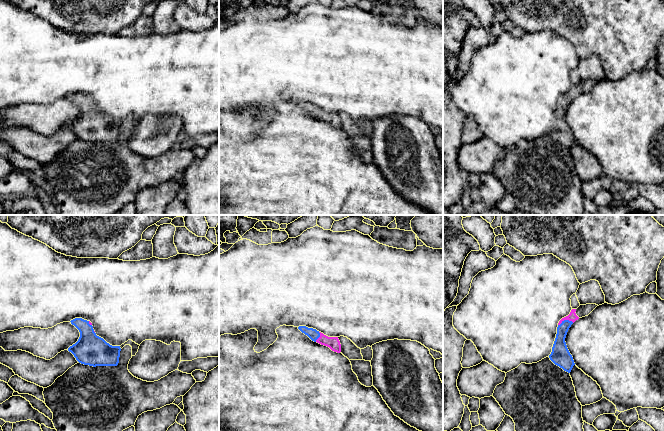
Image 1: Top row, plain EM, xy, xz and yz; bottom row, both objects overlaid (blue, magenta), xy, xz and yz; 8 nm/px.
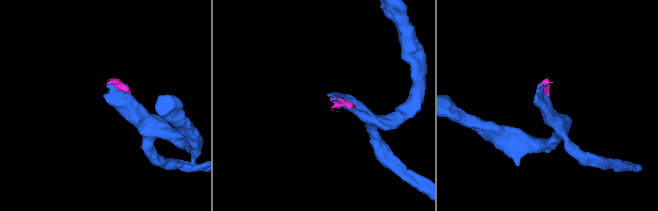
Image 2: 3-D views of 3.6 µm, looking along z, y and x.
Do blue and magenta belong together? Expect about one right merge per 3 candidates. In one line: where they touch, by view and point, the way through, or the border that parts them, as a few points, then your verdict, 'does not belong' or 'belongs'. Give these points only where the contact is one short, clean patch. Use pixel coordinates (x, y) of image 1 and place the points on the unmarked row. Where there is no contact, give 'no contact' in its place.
meets blue in yz at (565, 96); runs through yz (559, 126), (559, 116), (565, 96), (572, 92); belongs

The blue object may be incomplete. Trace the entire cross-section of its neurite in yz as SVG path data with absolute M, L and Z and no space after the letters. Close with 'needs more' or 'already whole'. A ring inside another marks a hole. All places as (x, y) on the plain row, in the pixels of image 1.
M596 80L580 81L577 85L572 85L570 90L558 99L556 114L549 134L555 141L568 149L571 148L575 139L565 118L567 108L576 96L588 92L597 82Z | needs more

